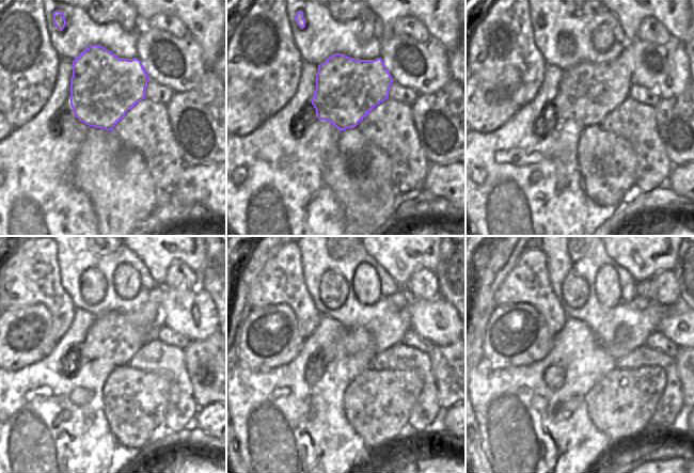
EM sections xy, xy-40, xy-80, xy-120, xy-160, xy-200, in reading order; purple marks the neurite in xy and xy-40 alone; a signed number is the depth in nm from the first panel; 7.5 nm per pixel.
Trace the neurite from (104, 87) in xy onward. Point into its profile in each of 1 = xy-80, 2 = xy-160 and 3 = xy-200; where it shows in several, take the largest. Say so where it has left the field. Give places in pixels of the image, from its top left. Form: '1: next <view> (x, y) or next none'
1: next xy-80 (587, 93)
2: next xy-160 (357, 340)
3: next xy-200 (639, 302)

